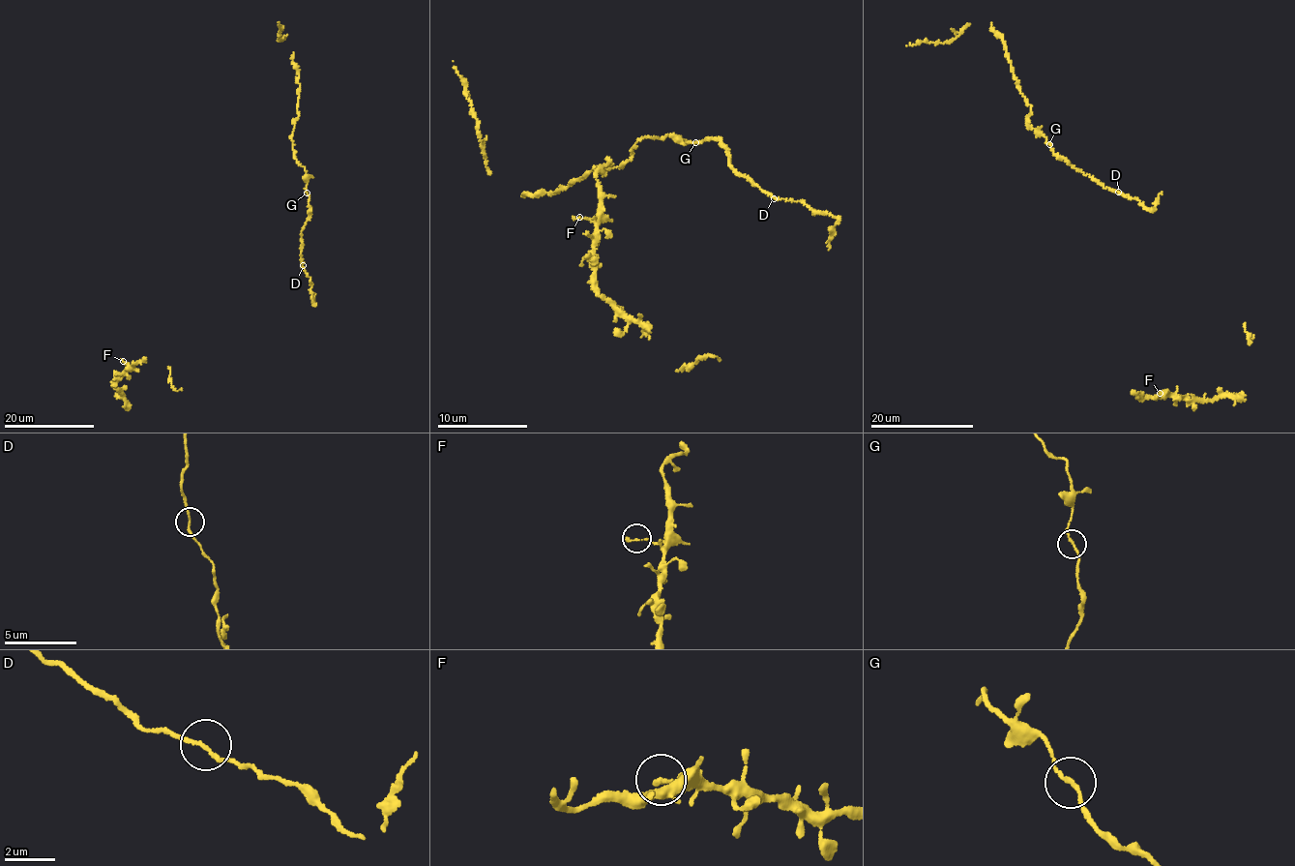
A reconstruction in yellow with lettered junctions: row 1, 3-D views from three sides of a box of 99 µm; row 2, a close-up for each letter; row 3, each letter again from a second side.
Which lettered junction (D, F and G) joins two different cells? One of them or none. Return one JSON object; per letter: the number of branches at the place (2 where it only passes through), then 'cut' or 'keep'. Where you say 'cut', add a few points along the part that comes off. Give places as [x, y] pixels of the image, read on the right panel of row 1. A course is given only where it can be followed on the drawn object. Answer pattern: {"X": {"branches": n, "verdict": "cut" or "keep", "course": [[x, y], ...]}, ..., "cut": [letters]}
{"D": {"branches": 2, "verdict": "keep"}, "F": {"branches": 1, "verdict": "keep"}, "G": {"branches": 2, "verdict": "keep"}, "cut": []}

